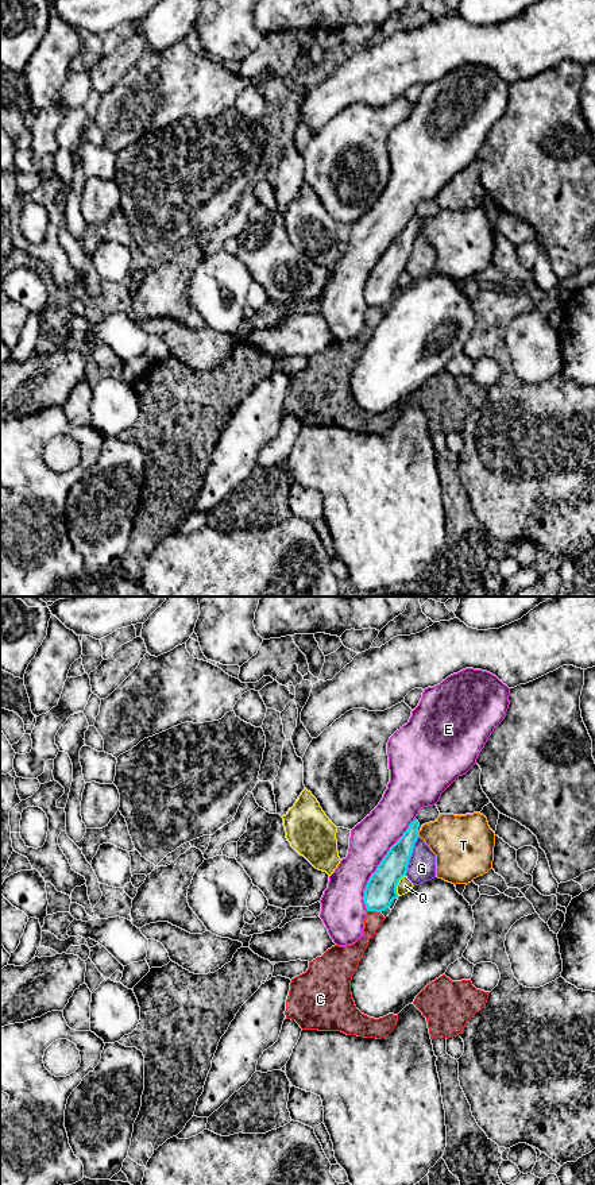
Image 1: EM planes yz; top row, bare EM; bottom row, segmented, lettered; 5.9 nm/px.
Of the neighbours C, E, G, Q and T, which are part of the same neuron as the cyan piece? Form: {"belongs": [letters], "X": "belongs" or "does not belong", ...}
{"belongs": [], "C": "does not belong", "E": "does not belong", "G": "does not belong", "Q": "does not belong", "T": "does not belong"}

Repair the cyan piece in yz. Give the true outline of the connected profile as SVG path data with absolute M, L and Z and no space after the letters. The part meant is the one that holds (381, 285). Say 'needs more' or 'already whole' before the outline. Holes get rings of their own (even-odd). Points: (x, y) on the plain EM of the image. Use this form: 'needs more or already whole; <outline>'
already whole; M414 215L371 270L363 292L367 306L382 308L399 293L397 281L406 271L414 239L420 232L418 223L420 219Z

